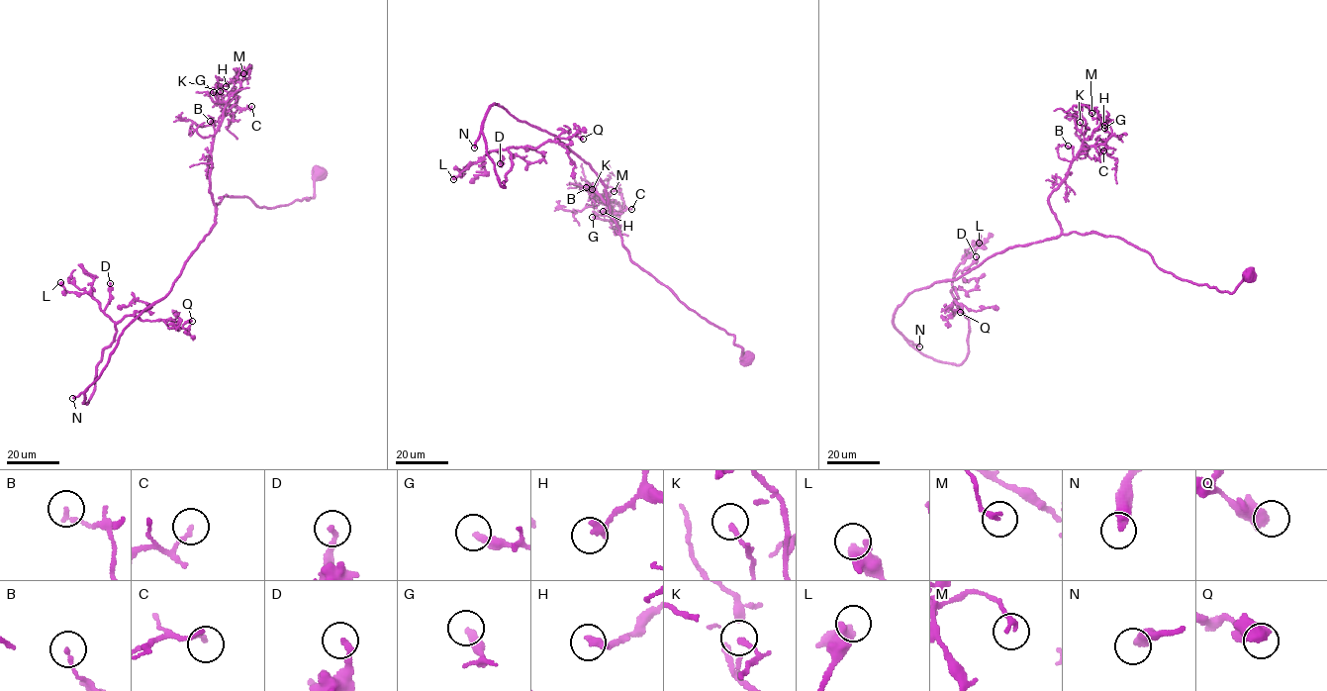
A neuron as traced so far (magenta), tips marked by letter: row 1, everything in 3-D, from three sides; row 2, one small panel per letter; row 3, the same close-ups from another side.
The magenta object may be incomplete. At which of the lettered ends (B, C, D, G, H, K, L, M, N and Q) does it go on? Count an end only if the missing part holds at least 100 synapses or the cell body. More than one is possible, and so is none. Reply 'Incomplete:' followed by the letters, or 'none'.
Incomplete: N

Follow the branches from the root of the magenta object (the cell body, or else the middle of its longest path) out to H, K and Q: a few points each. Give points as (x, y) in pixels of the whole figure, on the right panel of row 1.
H: (1249, 275), (1220, 292), (1163, 271), (1118, 238), (1062, 233), (1049, 195), (1104, 125)
K: (1249, 275), (1220, 292), (1163, 271), (1118, 238), (1063, 234), (1049, 195), (1082, 148), (1080, 122)
Q: (1249, 275), (1220, 292), (1072, 232), (917, 289), (894, 327), (959, 364), (955, 288), (960, 312)

